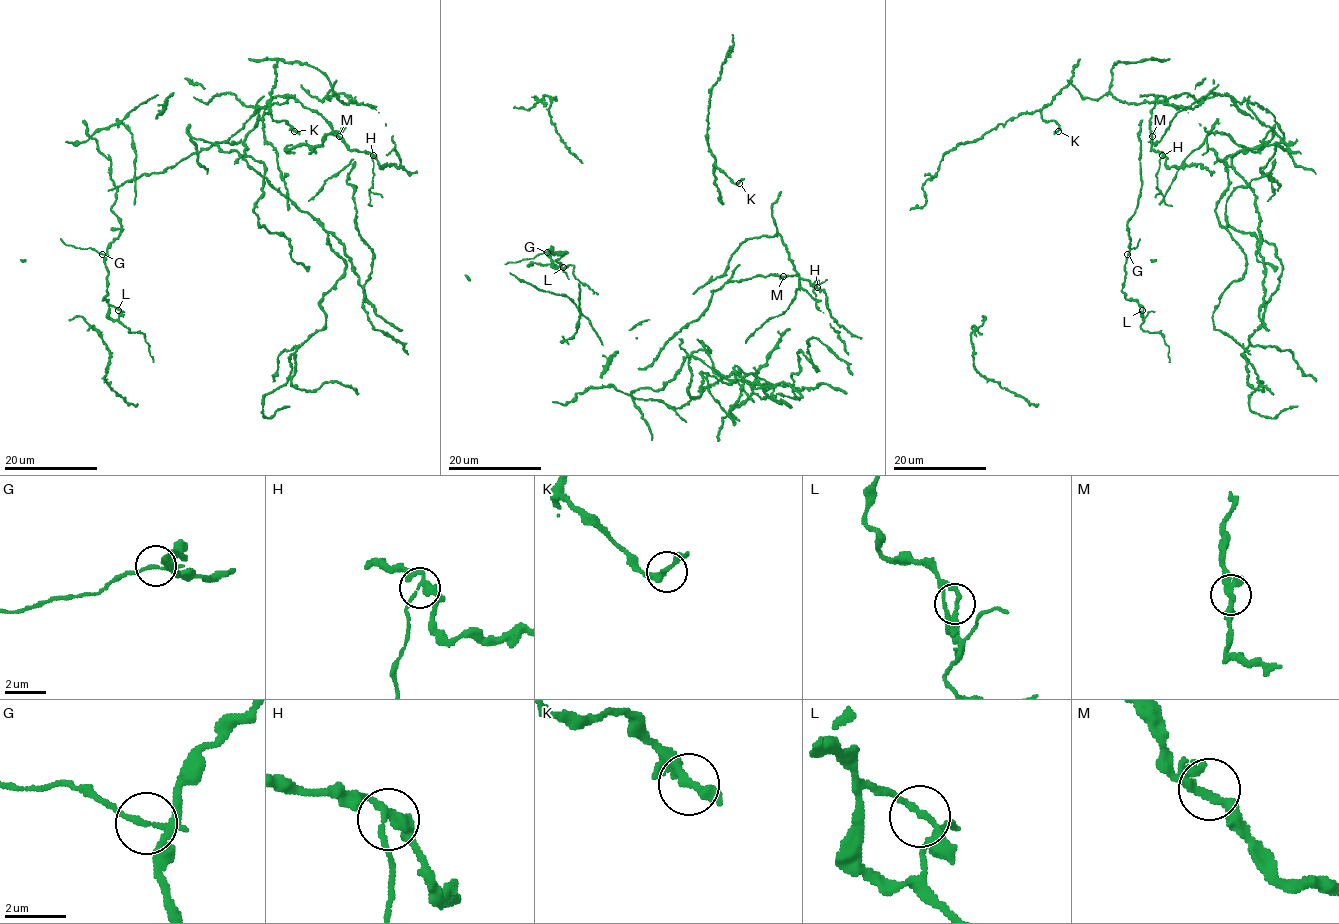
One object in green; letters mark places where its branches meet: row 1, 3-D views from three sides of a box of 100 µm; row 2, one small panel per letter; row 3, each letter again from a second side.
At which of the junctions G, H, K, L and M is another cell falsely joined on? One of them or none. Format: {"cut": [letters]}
{"cut": ["G"]}

